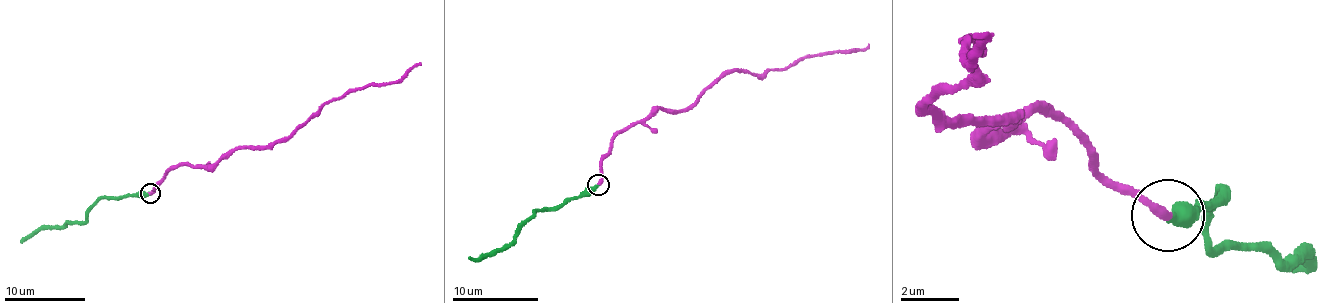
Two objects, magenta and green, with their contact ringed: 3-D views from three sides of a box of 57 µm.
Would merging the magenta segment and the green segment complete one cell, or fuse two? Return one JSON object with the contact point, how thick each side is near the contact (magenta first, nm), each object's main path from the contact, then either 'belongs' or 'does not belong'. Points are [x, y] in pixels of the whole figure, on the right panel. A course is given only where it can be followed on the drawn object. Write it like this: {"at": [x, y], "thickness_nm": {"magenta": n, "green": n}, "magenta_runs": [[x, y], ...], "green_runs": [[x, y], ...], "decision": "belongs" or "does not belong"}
{"at": [1167, 215], "thickness_nm": {"magenta": 360, "green": 380}, "magenta_runs": [[1169, 213], [1044, 110], [1021, 128], [925, 111], [970, 85], [975, 35]], "green_runs": [[1169, 220], [1173, 204], [1193, 209], [1222, 191], [1204, 221], [1204, 245], [1278, 262], [1306, 257], [1290, 270]], "decision": "does not belong"}

